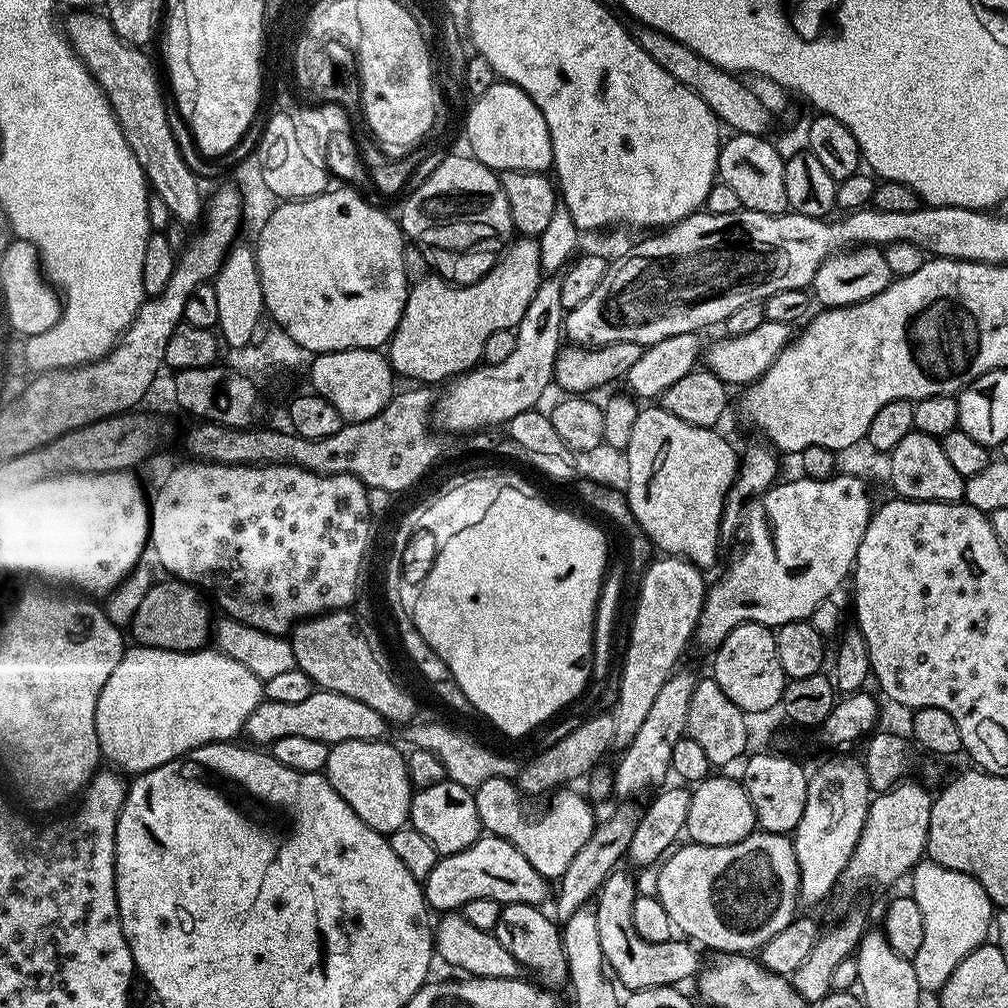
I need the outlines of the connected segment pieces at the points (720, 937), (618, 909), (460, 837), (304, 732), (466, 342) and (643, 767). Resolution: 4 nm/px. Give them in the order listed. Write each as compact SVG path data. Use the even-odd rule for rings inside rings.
M757 830L730 846L702 846L691 842L685 845L685 848L676 848L674 858L663 866L658 876L657 896L662 906L666 906L666 914L670 914L677 933L697 945L713 948L716 954L752 954L770 942L778 930L793 923L795 916L792 915L798 909L800 875L791 835Z
M617 866L602 882L594 897L594 907L598 914L598 938L602 941L605 965L610 969L611 975L621 985L624 983L628 990L666 988L680 986L683 980L691 981L699 973L702 961L695 952L697 949L687 939L673 938L655 944L646 942L646 938L640 937L638 930L634 930L632 911L637 898L636 879L624 866Z
M447 778L438 782L438 786L413 791L410 824L433 844L437 852L446 856L466 850L482 835L473 789L455 784Z
M314 690L310 698L297 704L274 702L264 699L246 722L246 735L256 746L270 746L278 742L278 738L318 738L318 742L329 746L347 740L383 740L386 733L386 721L378 710L370 710L366 702L358 702L358 698L346 698L346 694Z
M516 238L504 249L504 255L486 275L473 284L450 284L442 277L429 274L425 280L411 285L402 310L402 318L394 330L386 355L397 377L405 376L408 382L423 382L436 386L439 380L451 381L453 378L472 371L483 361L486 338L497 330L515 329L526 314L530 302L536 297L542 282L542 257L540 246L532 238Z
M677 670L664 683L662 690L658 690L653 704L650 705L650 711L638 729L638 734L634 734L627 748L619 753L620 761L617 762L616 772L614 771L612 776L612 786L617 797L636 796L647 784L660 786L667 781L664 779L669 779L672 767L670 754L674 754L674 746L688 731L690 698L696 689L696 682L695 675Z

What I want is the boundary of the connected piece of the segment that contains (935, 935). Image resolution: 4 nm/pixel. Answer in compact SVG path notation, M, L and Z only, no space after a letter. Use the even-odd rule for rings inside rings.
M922 860L914 867L911 880L910 894L918 903L925 927L921 949L911 962L921 991L938 992L957 968L958 962L987 941L994 922L994 905L981 883L972 875L952 871L929 860Z

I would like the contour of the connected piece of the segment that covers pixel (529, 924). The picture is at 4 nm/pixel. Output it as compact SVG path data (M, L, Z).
M505 904L503 905L503 907L501 907L500 917L498 918L498 926L496 927L495 934L498 938L498 942L502 942L502 946L506 946L510 950L510 954L512 954L516 961L518 961L521 969L523 969L525 973L533 972L533 974L528 974L531 974L534 977L536 984L543 986L549 990L556 990L559 989L558 986L560 983L563 985L568 979L568 967L566 966L566 954L564 953L564 938L562 935L561 925L557 923L557 921L553 919L551 915L549 915L549 913L548 917L547 914L543 912L544 910L545 909L543 907L534 904Z

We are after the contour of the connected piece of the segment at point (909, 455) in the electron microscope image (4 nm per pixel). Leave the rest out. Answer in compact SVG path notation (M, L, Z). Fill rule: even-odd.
M913 431L894 446L887 457L888 476L892 479L892 488L897 497L905 500L933 500L943 504L955 504L963 501L966 477L954 470L954 465L946 459L939 439L930 434Z

